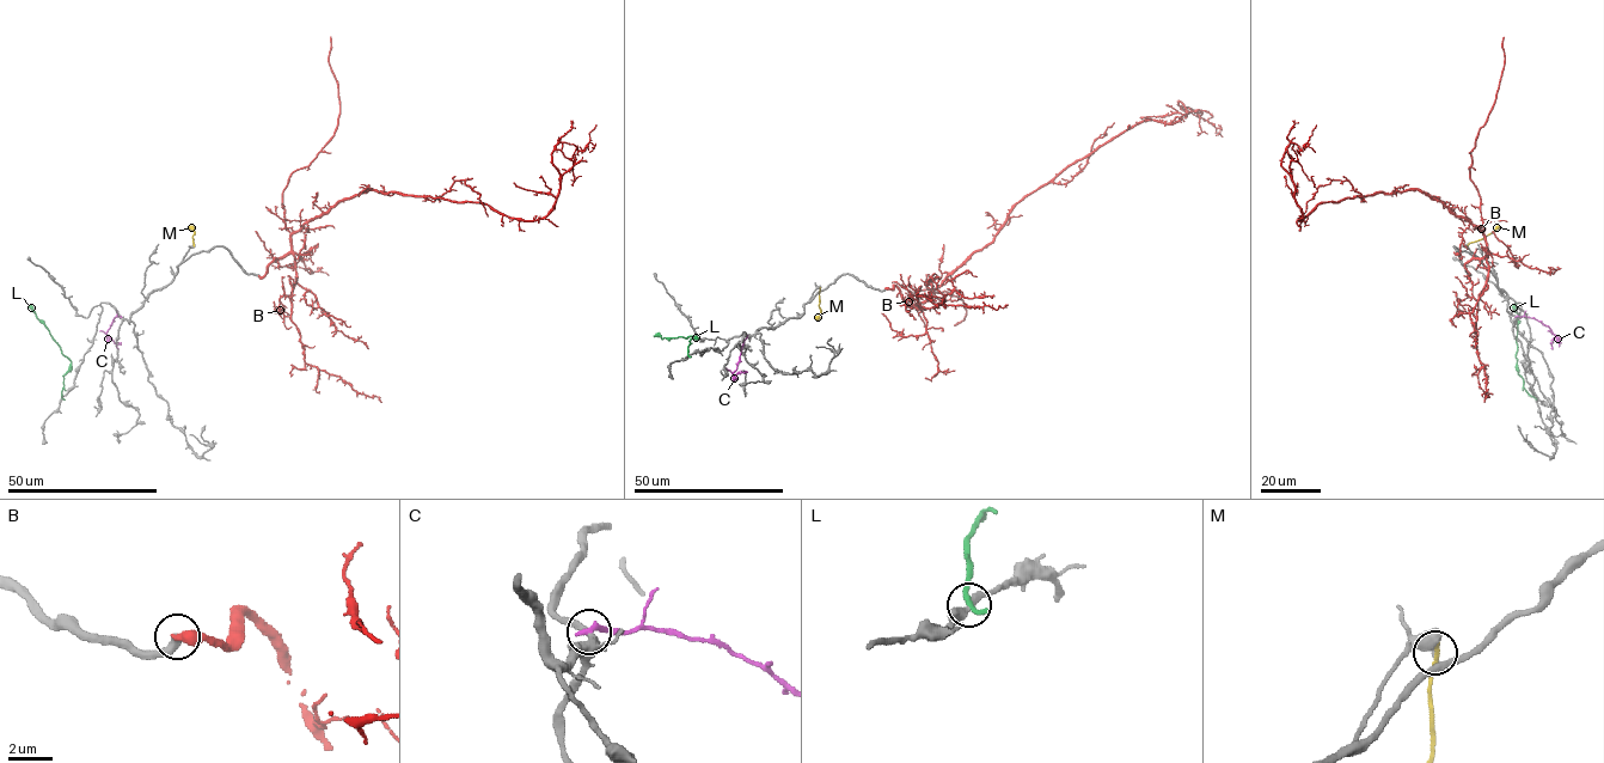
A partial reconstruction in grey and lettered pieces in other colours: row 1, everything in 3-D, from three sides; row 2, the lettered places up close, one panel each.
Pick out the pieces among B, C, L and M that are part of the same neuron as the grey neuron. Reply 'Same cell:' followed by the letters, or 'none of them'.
Same cell: B

